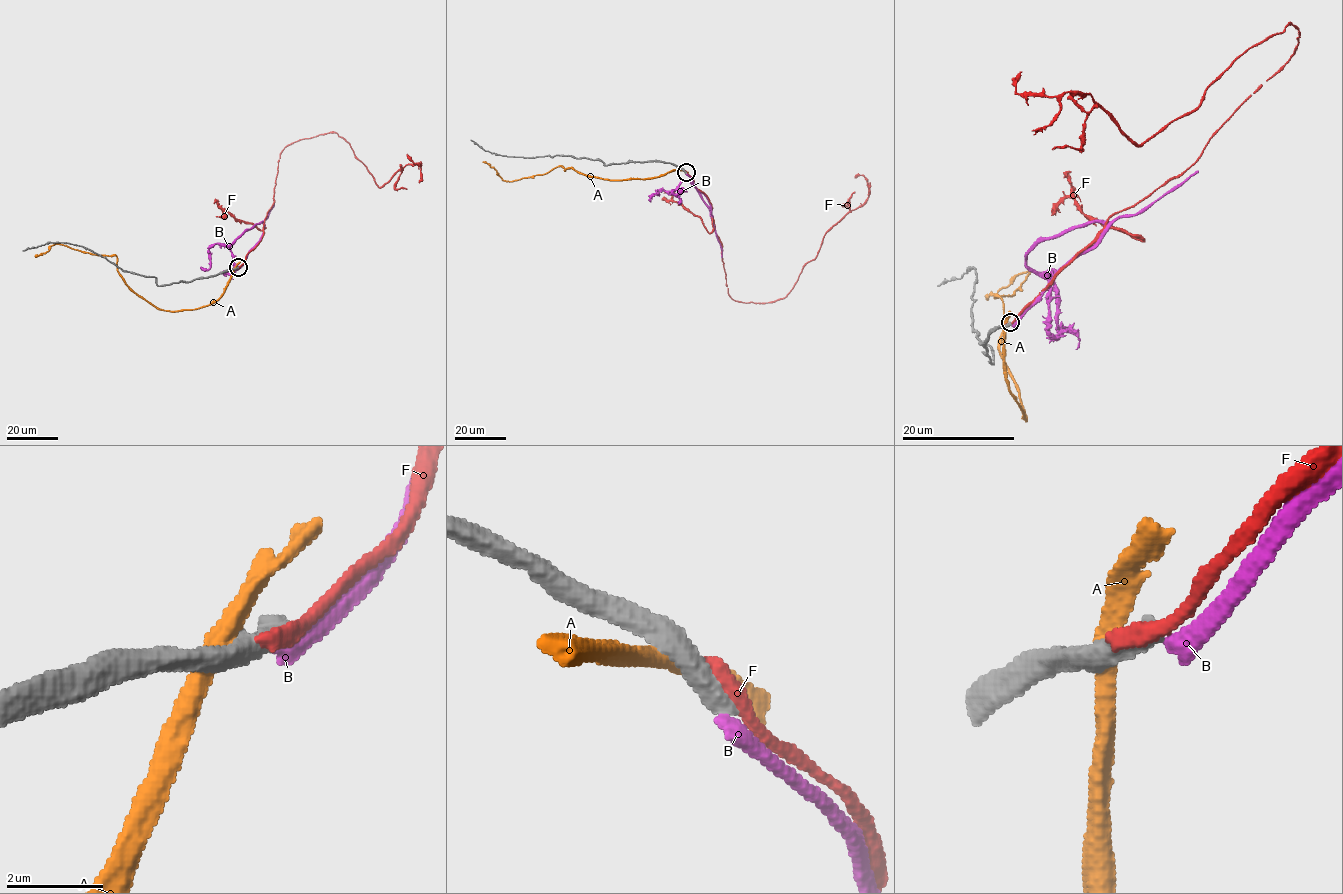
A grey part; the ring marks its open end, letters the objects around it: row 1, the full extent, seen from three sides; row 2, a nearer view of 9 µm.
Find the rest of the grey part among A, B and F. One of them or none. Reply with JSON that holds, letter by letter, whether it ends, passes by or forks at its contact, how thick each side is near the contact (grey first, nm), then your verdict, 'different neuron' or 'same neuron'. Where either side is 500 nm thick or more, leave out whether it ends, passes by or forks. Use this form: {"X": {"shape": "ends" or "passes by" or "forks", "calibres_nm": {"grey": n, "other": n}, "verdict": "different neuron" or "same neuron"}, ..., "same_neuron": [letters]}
{"A": {"shape": "passes by", "calibres_nm": {"grey": 480, "other": 420}, "verdict": "different neuron"}, "B": {"shape": "ends", "calibres_nm": {"grey": 480, "other": 440}, "verdict": "different neuron"}, "F": {"calibres_nm": {"grey": 600, "other": 400}, "verdict": "different neuron"}, "same_neuron": []}

